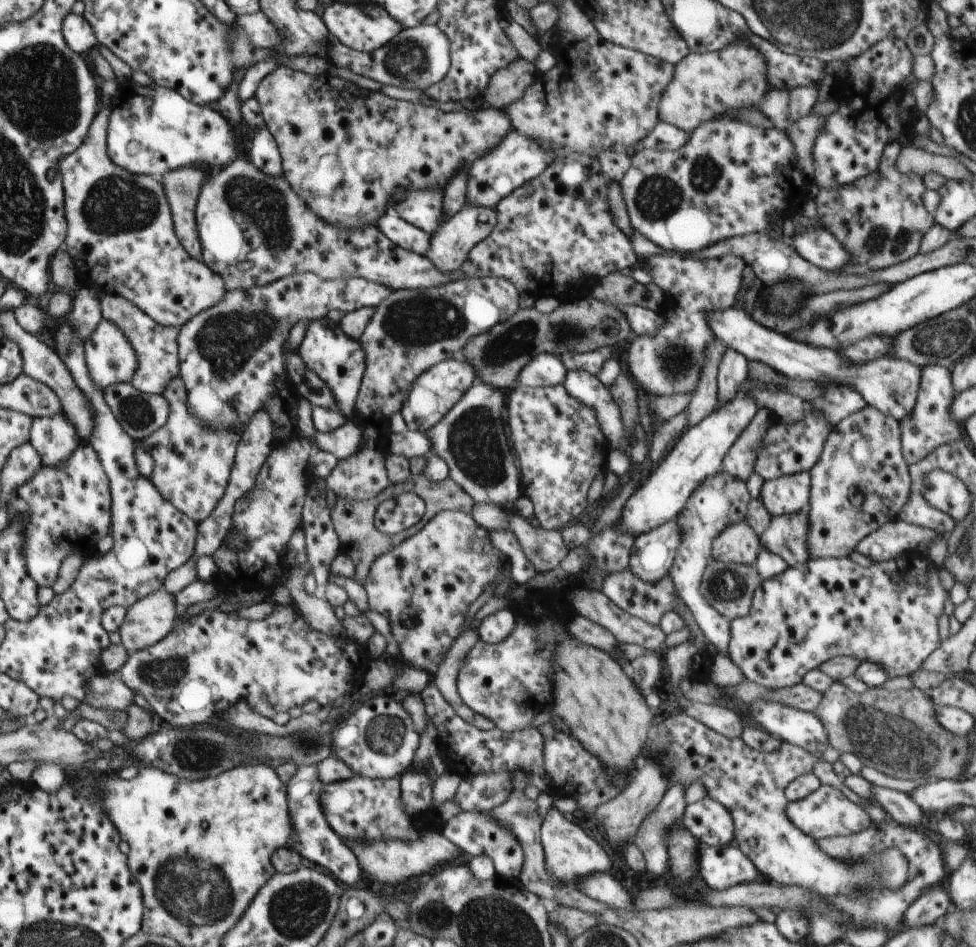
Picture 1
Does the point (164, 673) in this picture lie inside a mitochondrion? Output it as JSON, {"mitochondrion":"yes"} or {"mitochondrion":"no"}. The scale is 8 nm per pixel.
{"mitochondrion":"yes"}

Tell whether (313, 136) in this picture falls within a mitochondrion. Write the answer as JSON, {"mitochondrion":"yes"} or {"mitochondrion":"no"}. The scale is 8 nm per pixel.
{"mitochondrion":"no"}

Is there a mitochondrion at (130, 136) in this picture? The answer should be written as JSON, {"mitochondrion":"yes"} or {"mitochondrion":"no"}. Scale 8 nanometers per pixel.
{"mitochondrion":"no"}

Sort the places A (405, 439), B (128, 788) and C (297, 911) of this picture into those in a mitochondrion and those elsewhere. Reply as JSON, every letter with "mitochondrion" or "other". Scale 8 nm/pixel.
{"A":"other","B":"other","C":"mitochondrion"}

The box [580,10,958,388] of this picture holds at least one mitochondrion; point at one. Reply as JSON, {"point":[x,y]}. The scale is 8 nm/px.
{"point":[657,198]}

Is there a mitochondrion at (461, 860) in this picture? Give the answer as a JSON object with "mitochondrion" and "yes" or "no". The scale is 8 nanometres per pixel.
{"mitochondrion":"no"}

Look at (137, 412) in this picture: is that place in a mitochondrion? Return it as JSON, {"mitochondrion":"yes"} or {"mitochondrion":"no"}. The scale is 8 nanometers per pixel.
{"mitochondrion":"yes"}

